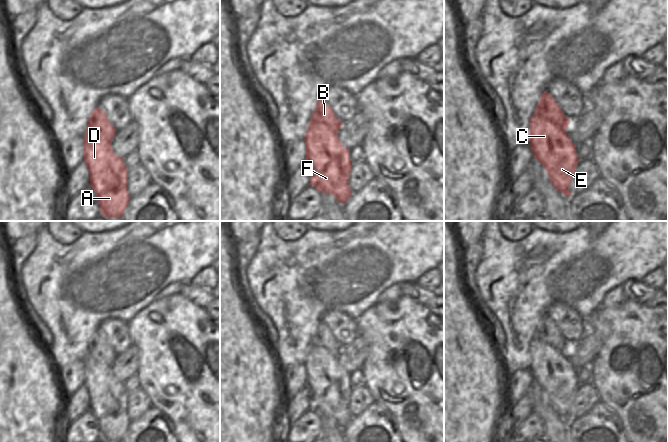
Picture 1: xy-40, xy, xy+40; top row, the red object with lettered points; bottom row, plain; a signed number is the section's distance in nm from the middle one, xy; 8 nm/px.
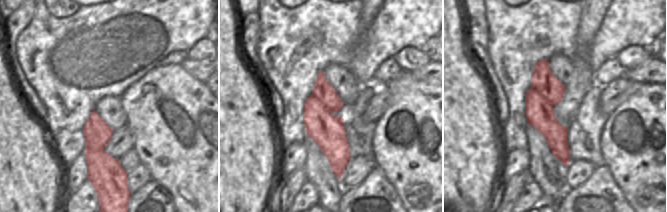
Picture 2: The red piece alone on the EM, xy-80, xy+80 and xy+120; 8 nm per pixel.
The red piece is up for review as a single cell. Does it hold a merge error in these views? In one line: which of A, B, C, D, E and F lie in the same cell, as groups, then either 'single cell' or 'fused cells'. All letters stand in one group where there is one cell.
A C D E F / B; fused cells

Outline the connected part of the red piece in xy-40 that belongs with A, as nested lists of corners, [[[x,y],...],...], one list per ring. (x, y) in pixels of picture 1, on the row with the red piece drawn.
[[[85,135],[84,162],[88,166],[90,186],[98,198],[101,214],[122,218],[130,200],[124,159],[112,150],[109,142]]]

